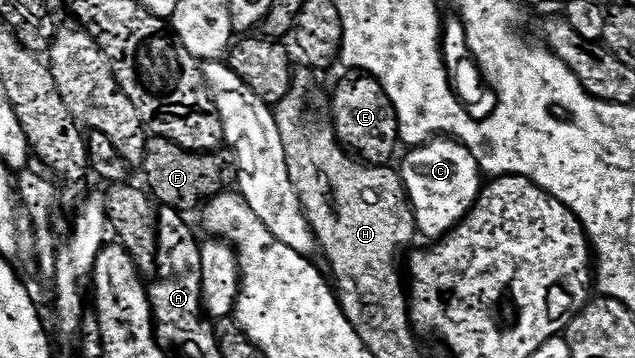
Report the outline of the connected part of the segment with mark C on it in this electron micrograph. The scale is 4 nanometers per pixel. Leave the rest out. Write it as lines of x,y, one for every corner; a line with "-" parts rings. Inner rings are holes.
432,138
425,144
414,145
408,152
411,153
397,171
415,215
415,227
420,237
428,236
428,241
438,242
466,218
479,197
479,163
464,144
450,138

